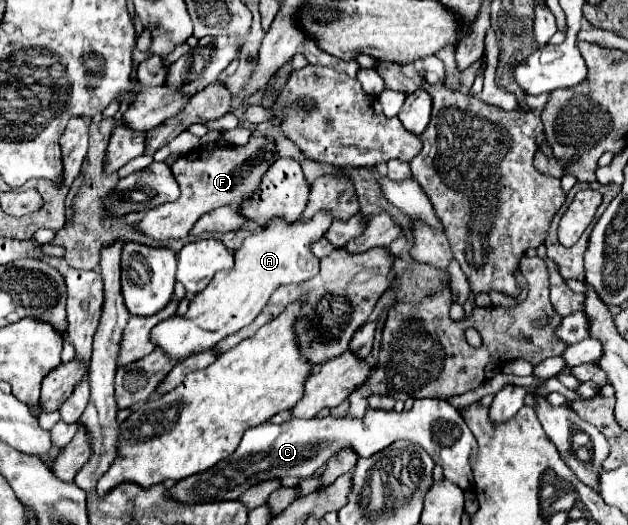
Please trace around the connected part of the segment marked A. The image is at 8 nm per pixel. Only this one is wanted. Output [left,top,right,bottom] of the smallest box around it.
[150,211,332,361]

